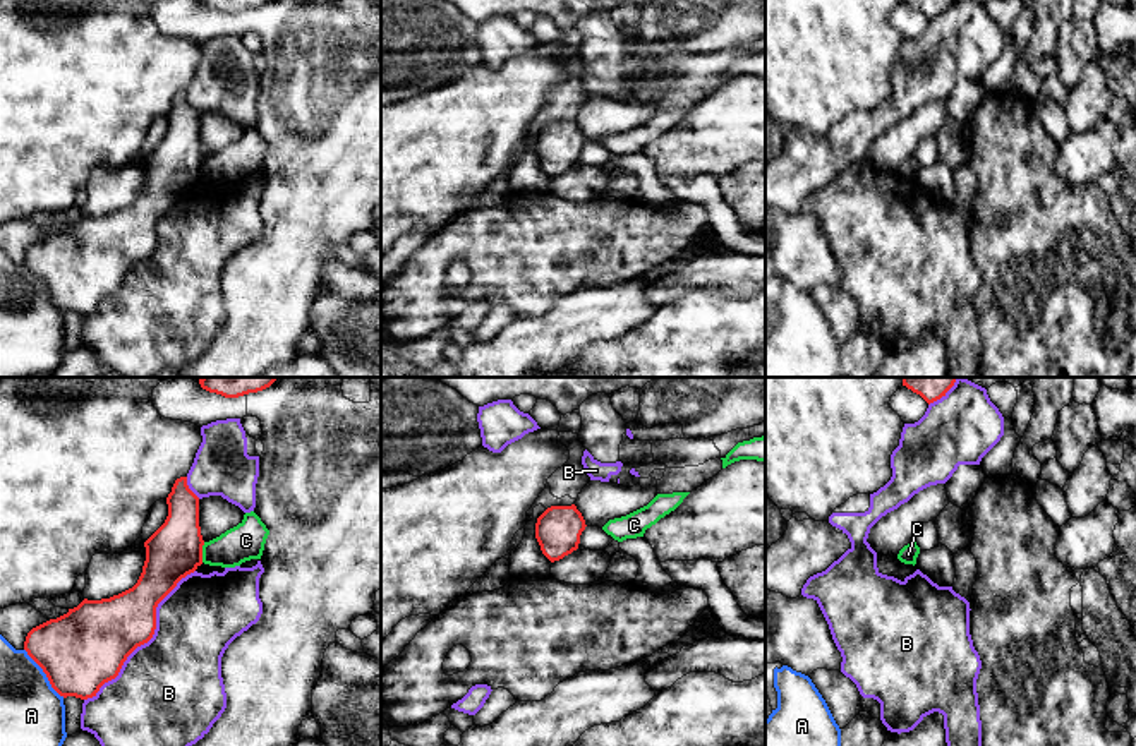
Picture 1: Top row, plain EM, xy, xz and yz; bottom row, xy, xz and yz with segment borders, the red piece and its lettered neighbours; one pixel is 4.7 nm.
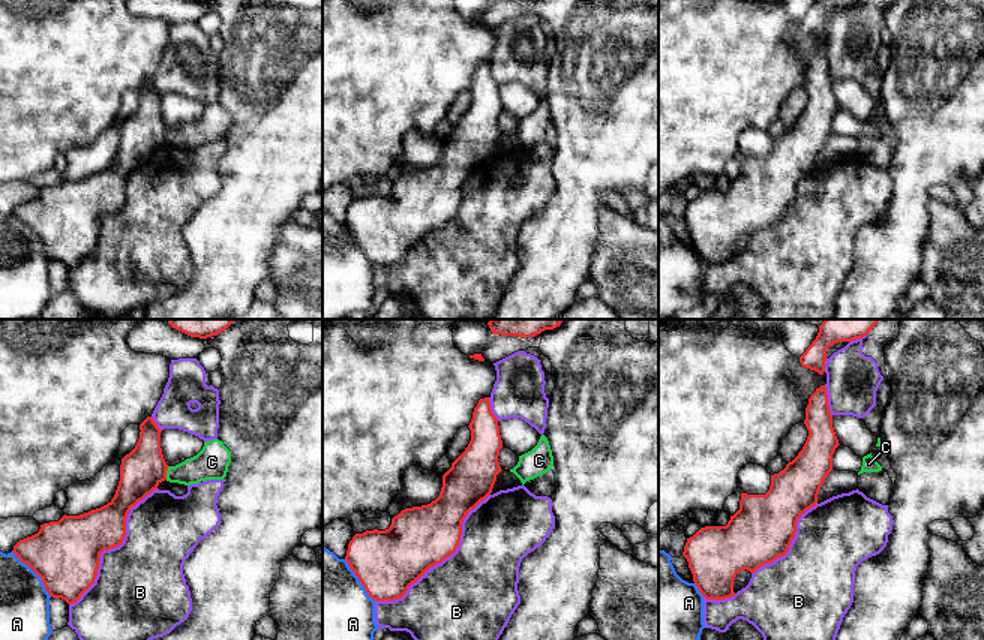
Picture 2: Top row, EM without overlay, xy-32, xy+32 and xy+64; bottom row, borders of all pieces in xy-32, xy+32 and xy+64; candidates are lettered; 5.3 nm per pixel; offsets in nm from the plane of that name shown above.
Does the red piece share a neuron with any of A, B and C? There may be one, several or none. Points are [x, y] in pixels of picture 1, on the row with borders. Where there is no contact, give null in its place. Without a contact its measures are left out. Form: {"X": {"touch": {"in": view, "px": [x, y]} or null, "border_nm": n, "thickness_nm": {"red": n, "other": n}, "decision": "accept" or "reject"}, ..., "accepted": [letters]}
{"A": {"touch": {"in": "xy", "px": [45, 673]}, "border_nm": 300, "thickness_nm": {"red": 380, "other": 300}, "decision": "reject"}, "B": {"touch": {"in": "xy", "px": [150, 638]}, "border_nm": 800, "thickness_nm": {"red": 340, "other": 480}, "decision": "reject"}, "C": {"touch": {"in": "xy", "px": [201, 553]}, "border_nm": 100, "thickness_nm": {"red": 260, "other": 170}, "decision": "reject"}, "accepted": []}

